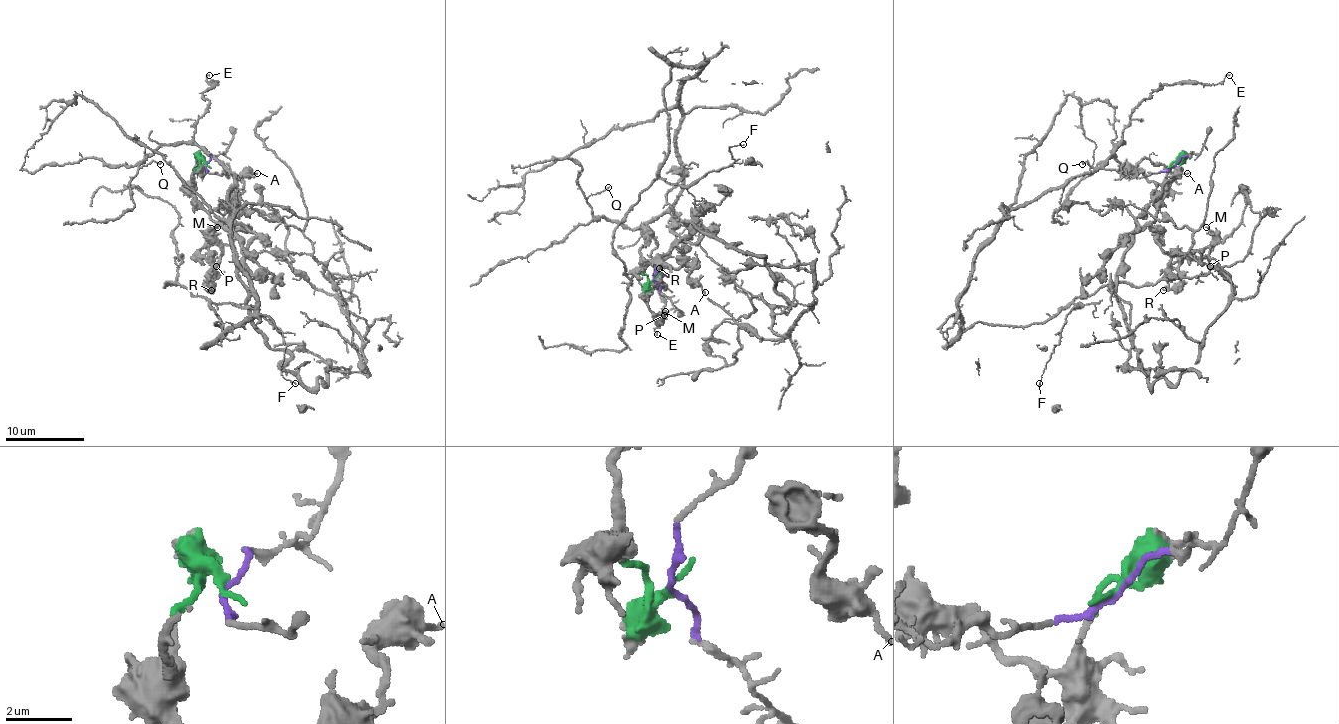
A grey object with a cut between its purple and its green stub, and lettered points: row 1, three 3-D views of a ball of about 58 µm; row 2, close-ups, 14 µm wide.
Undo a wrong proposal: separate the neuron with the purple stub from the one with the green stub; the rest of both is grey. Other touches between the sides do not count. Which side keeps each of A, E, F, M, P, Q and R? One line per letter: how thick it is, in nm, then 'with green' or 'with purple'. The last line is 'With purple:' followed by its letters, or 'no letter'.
A: calibre 140 nm; with green
E: calibre 100 nm; with purple
F: calibre 130 nm; with purple
M: calibre 160 nm; with green
P: calibre 220 nm; with green
Q: calibre 110 nm; with purple
R: calibre 140 nm; with green
With purple: E, F, Q

